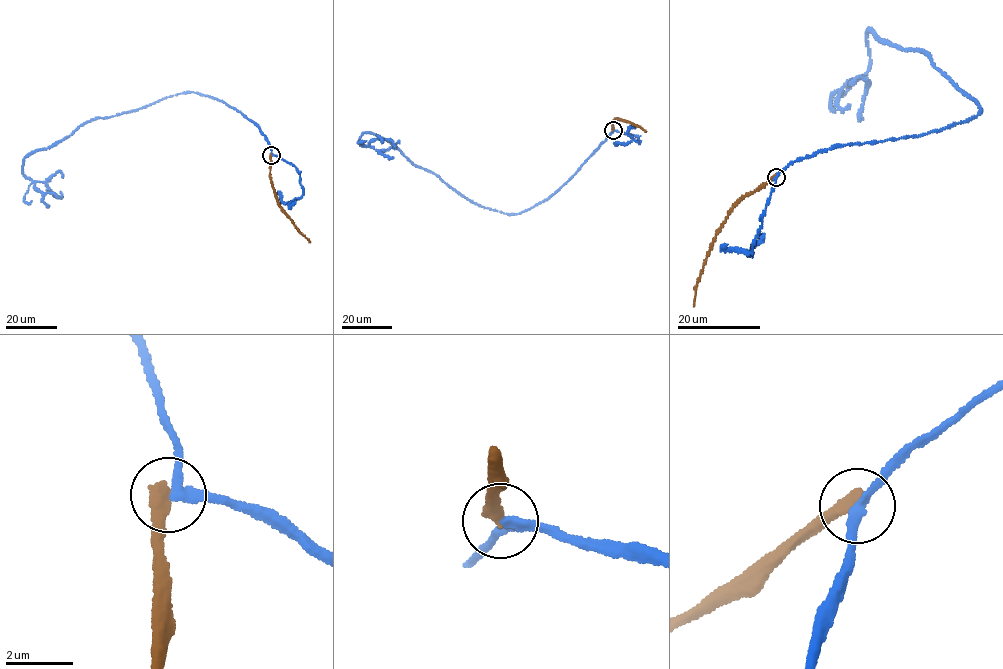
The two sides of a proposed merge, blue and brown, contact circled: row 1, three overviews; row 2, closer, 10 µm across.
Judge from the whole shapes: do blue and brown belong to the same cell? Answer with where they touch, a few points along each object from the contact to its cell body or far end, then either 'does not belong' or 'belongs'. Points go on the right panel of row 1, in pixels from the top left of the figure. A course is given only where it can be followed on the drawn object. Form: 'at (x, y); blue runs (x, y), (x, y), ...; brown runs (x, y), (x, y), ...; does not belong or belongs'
at (776, 177); blue runs (775, 177), (820, 152), (928, 133), (981, 108), (926, 51), (873, 30), (868, 70), (839, 98), (849, 105); brown runs (775, 177), (745, 194), (732, 209), (716, 235), (696, 286), (694, 305); does not belong

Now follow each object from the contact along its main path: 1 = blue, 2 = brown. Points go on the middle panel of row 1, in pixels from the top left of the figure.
1: (613, 130), (553, 194), (517, 214), (474, 204), (386, 140), (363, 133), (359, 142), (390, 140), (394, 148)
2: (613, 130), (612, 121), (616, 119), (639, 126), (646, 132)

